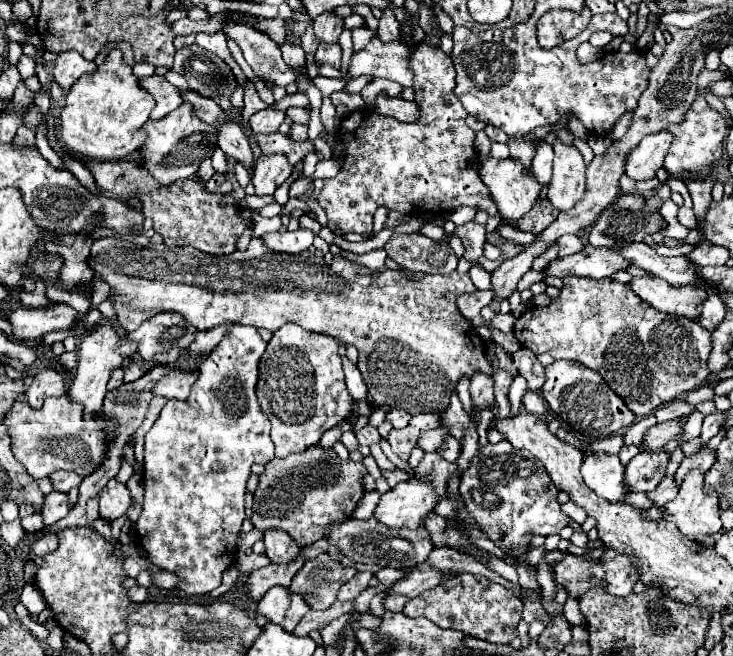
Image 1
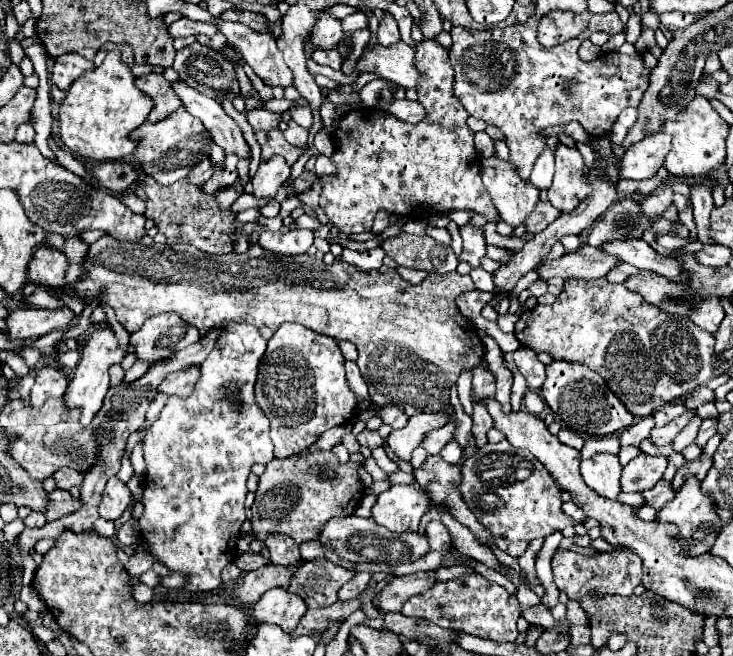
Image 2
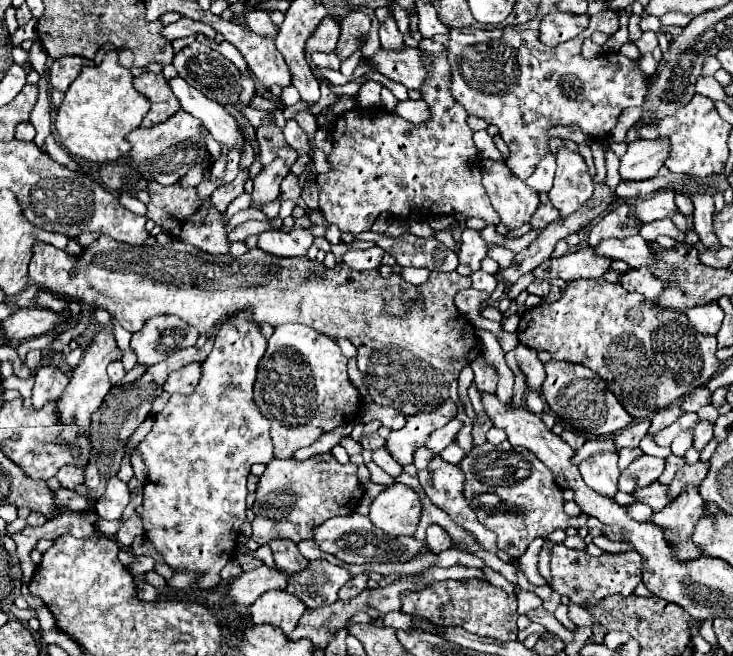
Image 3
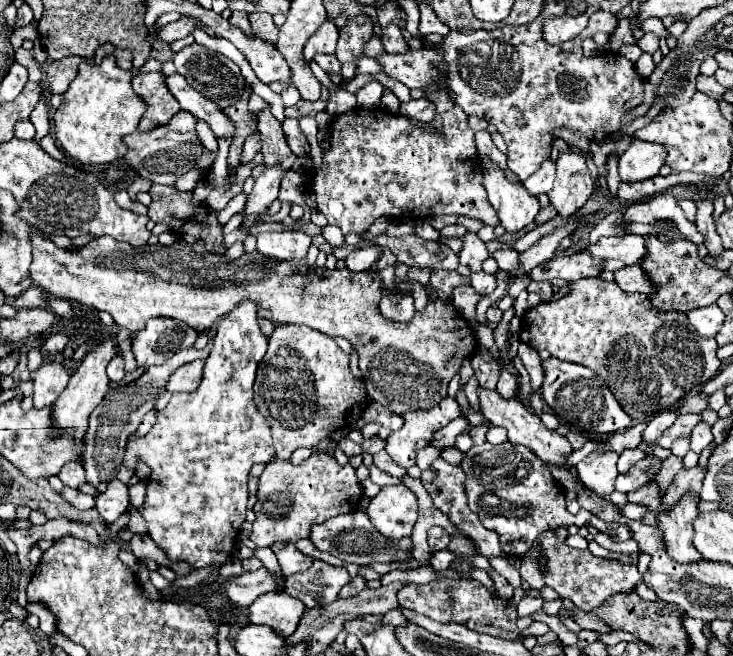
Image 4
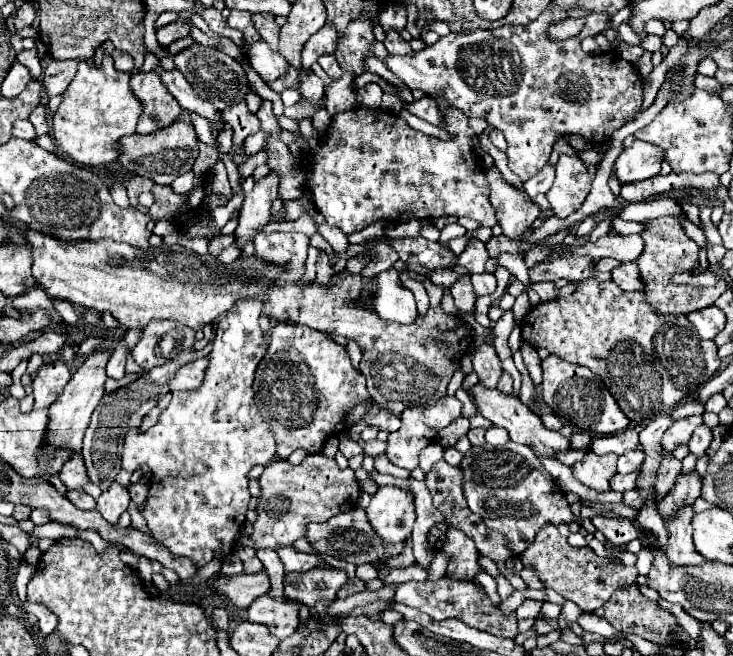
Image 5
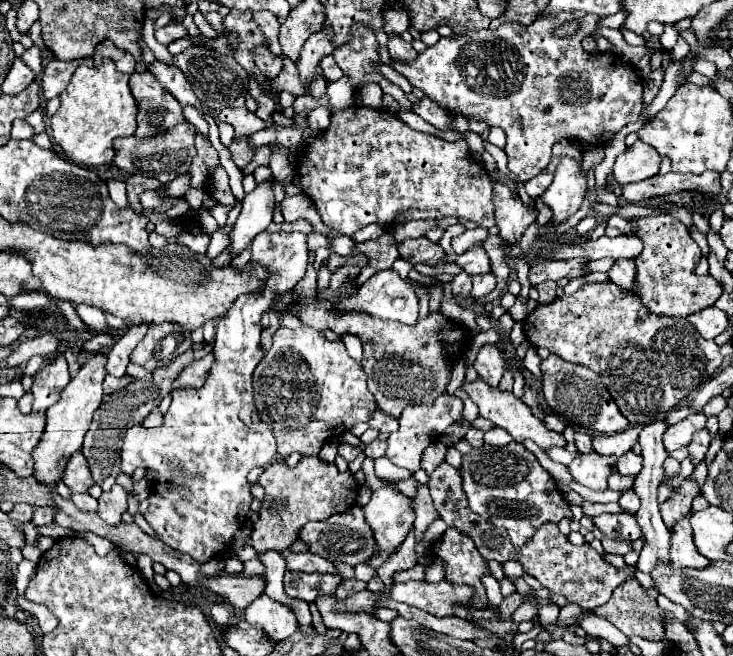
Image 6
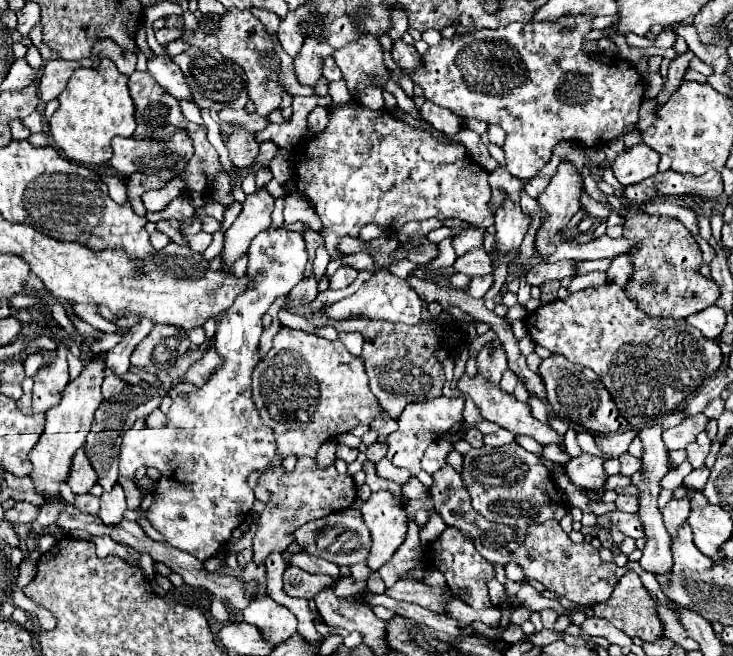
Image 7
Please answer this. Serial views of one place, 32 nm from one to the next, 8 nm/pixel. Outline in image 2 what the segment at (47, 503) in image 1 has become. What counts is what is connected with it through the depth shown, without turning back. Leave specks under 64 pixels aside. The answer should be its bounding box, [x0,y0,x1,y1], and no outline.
[44,490,80,522]

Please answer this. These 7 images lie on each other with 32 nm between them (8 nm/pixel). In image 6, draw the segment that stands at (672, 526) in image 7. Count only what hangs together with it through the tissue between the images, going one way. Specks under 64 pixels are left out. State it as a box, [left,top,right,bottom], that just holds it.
[660,478,700,528]

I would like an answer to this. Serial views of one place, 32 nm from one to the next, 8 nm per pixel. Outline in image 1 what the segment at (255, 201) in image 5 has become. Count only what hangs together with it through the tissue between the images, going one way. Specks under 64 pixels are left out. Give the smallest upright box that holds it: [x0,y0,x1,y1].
[252,154,292,196]

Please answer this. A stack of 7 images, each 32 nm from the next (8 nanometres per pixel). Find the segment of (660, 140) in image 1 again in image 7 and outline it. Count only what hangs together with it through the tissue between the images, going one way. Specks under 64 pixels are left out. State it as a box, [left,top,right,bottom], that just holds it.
[612,144,660,186]

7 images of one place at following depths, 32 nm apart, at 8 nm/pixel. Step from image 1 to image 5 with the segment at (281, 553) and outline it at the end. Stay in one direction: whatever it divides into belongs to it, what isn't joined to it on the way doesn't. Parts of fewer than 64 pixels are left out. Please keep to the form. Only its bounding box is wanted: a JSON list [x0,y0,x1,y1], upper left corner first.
[276,546,326,574]

